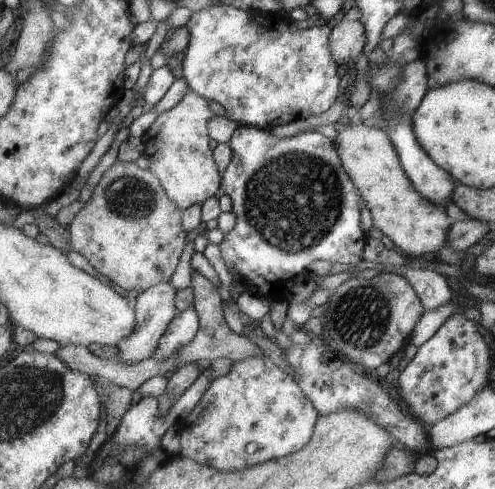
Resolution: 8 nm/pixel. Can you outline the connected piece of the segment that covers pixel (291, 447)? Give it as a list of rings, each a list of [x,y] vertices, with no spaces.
[[[261,353],[235,361],[231,373],[215,378],[189,416],[180,421],[178,431],[182,449],[179,456],[191,458],[201,465],[215,466],[218,470],[247,468],[273,458],[283,458],[309,444],[320,416],[294,376]]]

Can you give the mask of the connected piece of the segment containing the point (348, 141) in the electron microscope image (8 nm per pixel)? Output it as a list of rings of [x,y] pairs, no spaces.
[[[354,120],[349,128],[337,135],[335,142],[342,162],[345,162],[345,170],[360,188],[364,203],[370,207],[375,226],[411,260],[418,260],[428,252],[437,255],[448,244],[452,230],[447,208],[445,204],[427,199],[414,186],[389,134],[384,129],[370,128]]]

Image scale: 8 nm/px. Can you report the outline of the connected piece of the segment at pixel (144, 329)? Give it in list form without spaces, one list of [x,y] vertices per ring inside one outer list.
[[[167,282],[153,286],[137,297],[135,301],[137,329],[130,338],[118,345],[120,356],[117,358],[117,361],[139,363],[154,356],[155,348],[158,348],[161,338],[164,338],[172,321],[177,317],[177,294],[177,288],[170,282]]]

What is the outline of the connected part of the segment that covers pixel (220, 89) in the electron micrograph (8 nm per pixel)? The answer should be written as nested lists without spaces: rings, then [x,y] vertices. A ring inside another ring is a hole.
[[[218,5],[211,9],[198,11],[192,14],[190,21],[187,23],[191,32],[189,47],[184,53],[183,76],[187,78],[190,89],[198,96],[206,100],[213,100],[219,103],[226,112],[226,116],[235,122],[238,127],[256,127],[265,131],[271,131],[277,126],[282,126],[297,119],[307,119],[313,115],[323,114],[327,112],[335,100],[339,96],[341,90],[341,74],[339,74],[339,66],[332,54],[330,39],[332,38],[332,30],[329,26],[312,26],[305,30],[299,28],[295,21],[289,20],[281,14],[265,13],[263,11],[255,11],[254,9],[239,9],[230,5]]]

